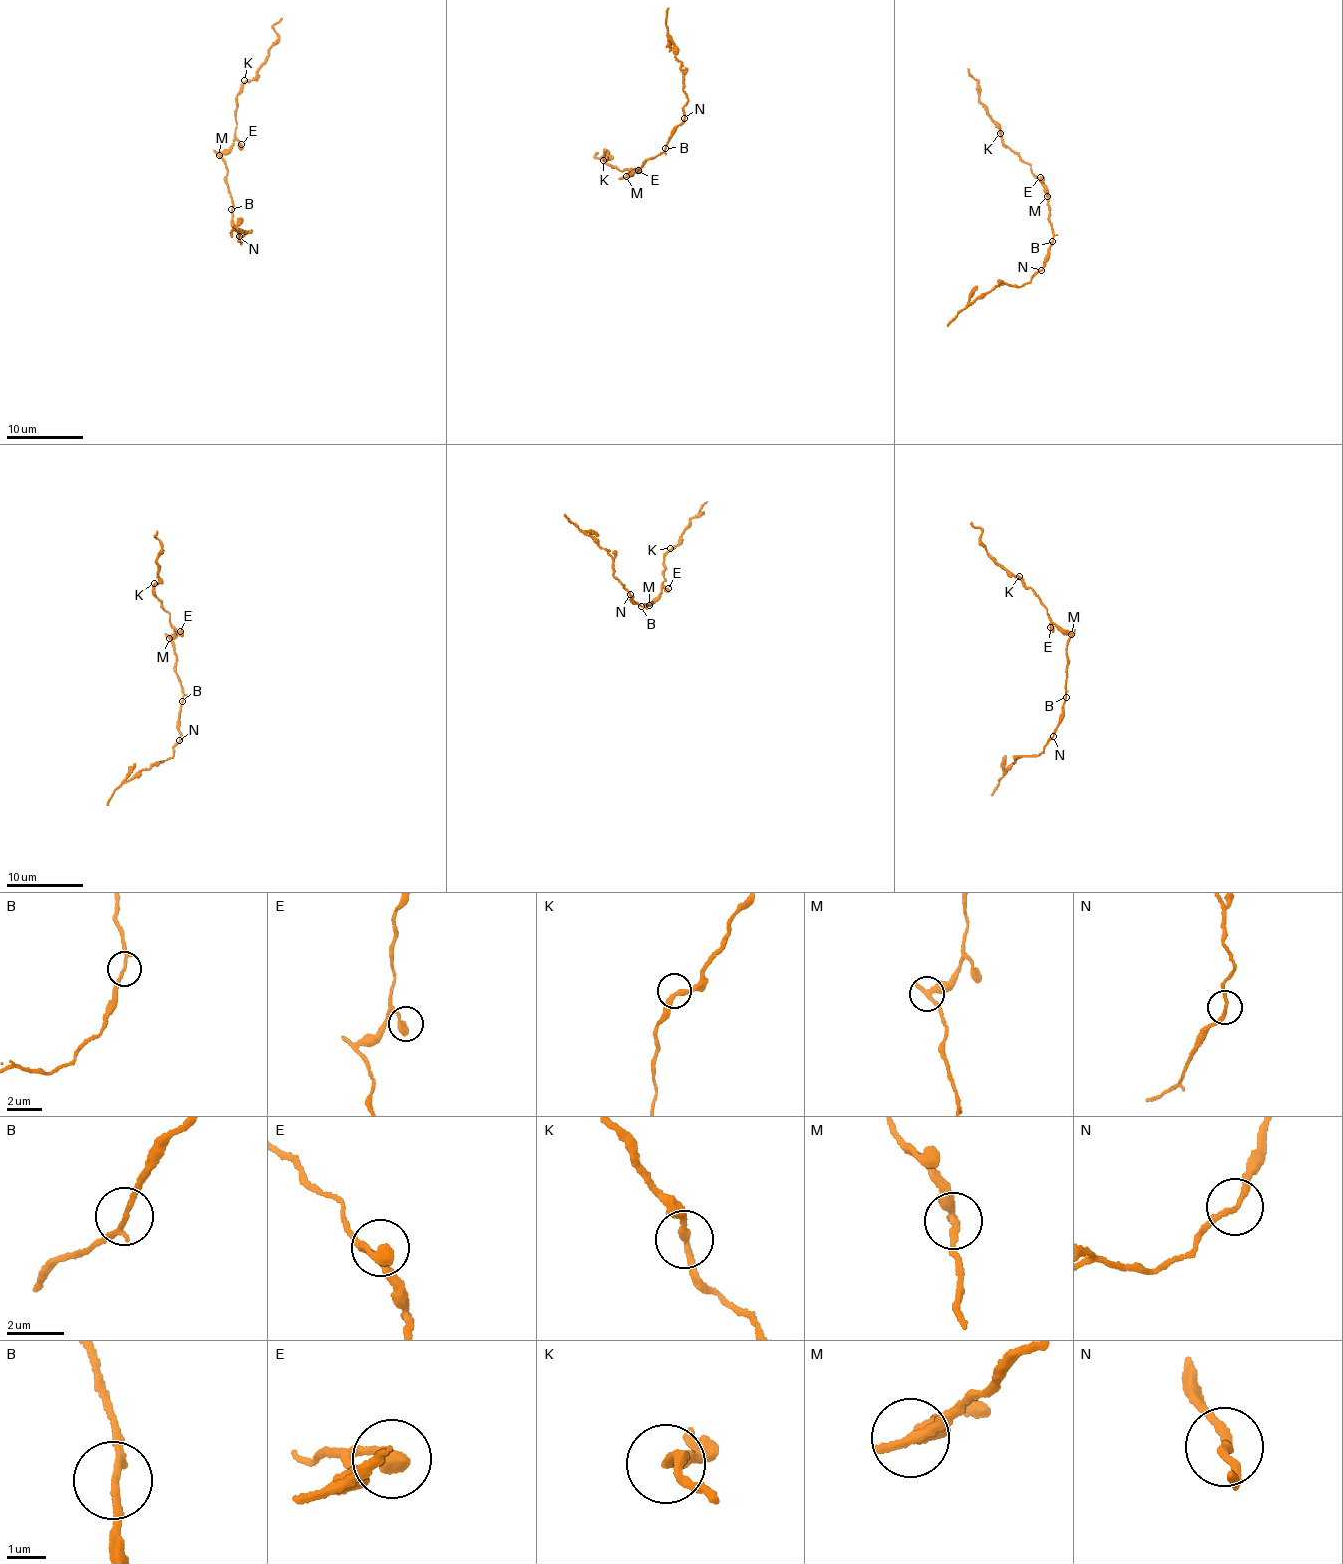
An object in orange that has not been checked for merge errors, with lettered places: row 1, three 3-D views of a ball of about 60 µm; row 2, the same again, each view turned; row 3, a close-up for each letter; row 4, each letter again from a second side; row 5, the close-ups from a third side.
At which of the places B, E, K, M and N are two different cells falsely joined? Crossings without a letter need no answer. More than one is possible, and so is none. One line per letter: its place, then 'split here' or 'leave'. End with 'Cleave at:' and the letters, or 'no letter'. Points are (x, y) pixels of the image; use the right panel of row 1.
B: at (1052, 241); split here
E: at (1040, 177); leave
K: at (1000, 133); leave
M: at (1047, 196); split here
N: at (1041, 270); leave
Cleave at: B, M

